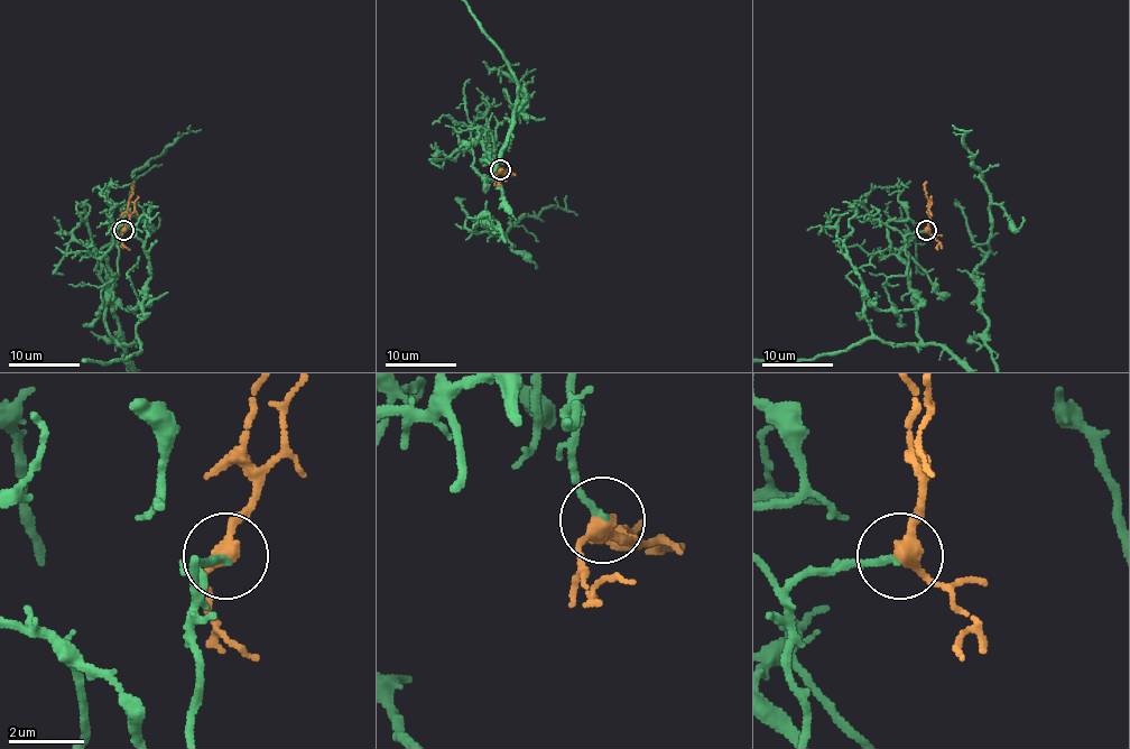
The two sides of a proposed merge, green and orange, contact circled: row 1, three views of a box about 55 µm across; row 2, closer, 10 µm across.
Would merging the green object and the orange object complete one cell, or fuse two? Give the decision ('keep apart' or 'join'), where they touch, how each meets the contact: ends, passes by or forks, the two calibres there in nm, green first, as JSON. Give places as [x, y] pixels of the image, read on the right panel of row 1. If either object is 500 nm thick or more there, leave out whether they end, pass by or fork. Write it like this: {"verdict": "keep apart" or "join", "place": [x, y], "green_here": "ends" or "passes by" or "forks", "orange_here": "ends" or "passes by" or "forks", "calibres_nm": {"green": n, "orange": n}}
{"verdict": "join", "place": [926, 230], "green_here": "ends", "orange_here": "passes by", "calibres_nm": {"green": 180, "orange": 340}}

